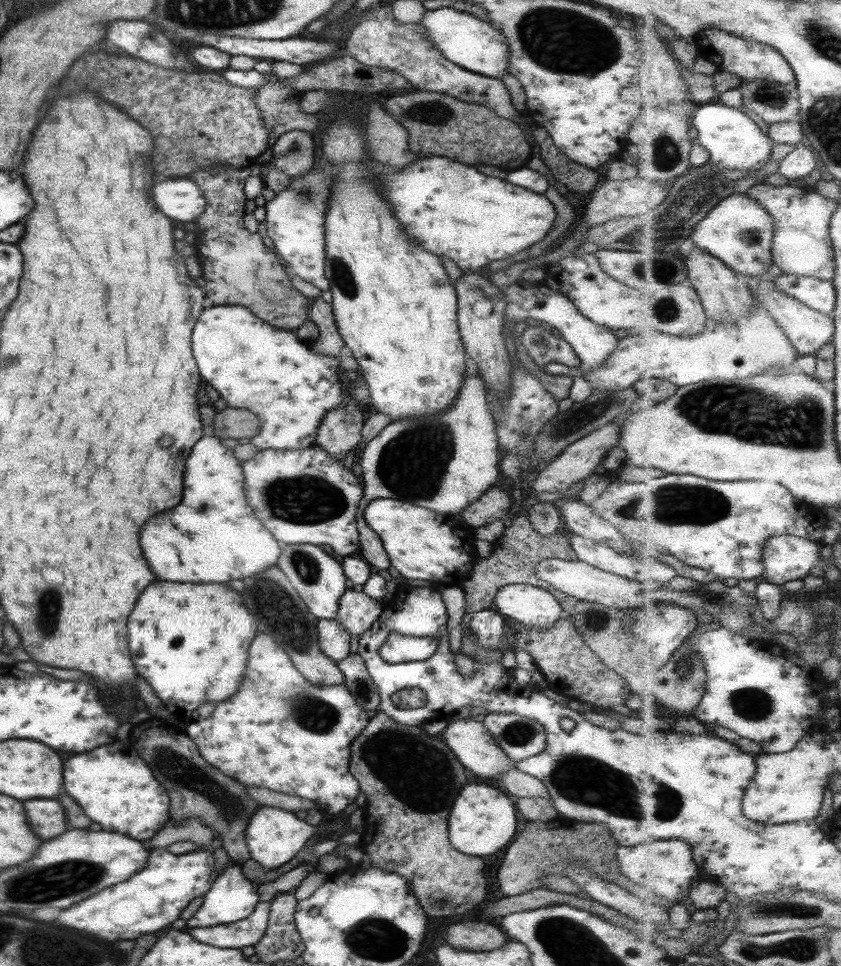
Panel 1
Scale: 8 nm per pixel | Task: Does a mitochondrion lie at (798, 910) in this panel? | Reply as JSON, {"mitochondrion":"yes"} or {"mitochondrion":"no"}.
{"mitochondrion":"yes"}

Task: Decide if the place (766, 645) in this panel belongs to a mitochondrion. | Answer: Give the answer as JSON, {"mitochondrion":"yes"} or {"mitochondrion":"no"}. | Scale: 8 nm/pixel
{"mitochondrion":"no"}

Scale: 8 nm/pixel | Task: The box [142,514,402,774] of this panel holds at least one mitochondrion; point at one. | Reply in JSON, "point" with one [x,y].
{"point":[317,716]}

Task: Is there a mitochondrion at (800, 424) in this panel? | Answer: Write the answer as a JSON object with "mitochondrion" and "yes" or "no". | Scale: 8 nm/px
{"mitochondrion":"yes"}

